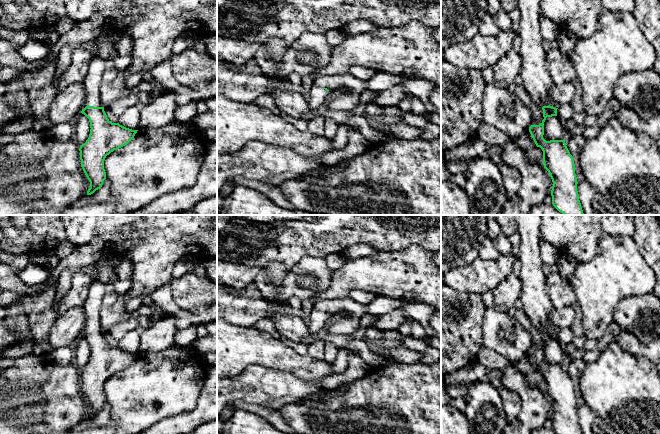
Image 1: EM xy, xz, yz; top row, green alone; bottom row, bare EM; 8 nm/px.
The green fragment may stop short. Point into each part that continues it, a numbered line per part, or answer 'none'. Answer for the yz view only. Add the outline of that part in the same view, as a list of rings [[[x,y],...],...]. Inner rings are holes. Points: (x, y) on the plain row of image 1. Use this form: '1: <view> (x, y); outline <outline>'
1: yz (537, 304); outline [[[515,215],[515,221],[517,223],[517,233],[520,237],[518,259],[521,263],[520,279],[522,288],[520,299],[523,303],[523,311],[539,331],[550,329],[558,332],[559,329],[553,325],[550,319],[555,308],[549,296],[547,277],[543,272],[544,264],[539,249],[541,215]]]

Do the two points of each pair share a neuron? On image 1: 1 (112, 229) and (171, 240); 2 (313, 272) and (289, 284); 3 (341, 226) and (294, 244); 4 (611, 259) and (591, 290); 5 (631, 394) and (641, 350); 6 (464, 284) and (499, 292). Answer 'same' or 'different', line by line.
1: same
2: same
3: same
4: same
5: different
6: different

